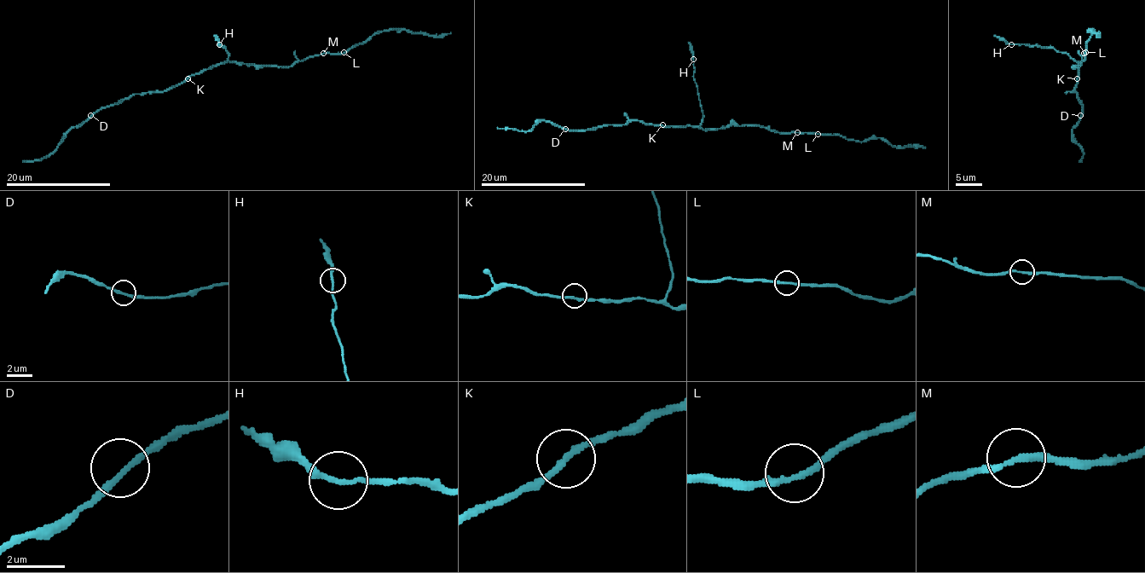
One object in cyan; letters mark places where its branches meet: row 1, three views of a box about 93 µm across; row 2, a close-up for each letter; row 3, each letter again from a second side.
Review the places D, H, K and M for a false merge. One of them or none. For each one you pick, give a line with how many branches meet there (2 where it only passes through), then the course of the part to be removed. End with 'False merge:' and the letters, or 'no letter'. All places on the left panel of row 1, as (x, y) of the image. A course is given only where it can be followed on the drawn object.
M: 2 branches meet; foreign part runs (322, 53), (344, 53), (383, 31), (408, 30), (444, 36), (451, 32)
False merge: M

